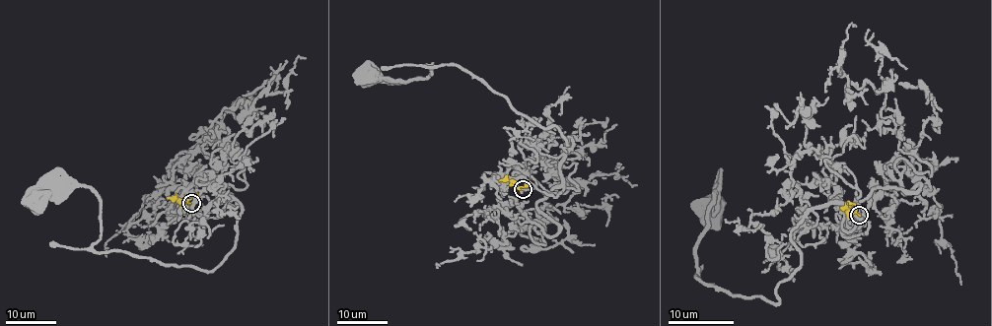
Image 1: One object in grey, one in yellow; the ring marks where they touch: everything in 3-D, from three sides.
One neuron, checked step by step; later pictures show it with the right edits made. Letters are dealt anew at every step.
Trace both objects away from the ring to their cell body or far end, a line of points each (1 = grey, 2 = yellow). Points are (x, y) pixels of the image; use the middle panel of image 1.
1: (523, 190), (536, 185), (528, 174), (562, 190), (573, 140), (456, 65), (396, 82), (369, 75)
2: (523, 190), (510, 181), (498, 182)

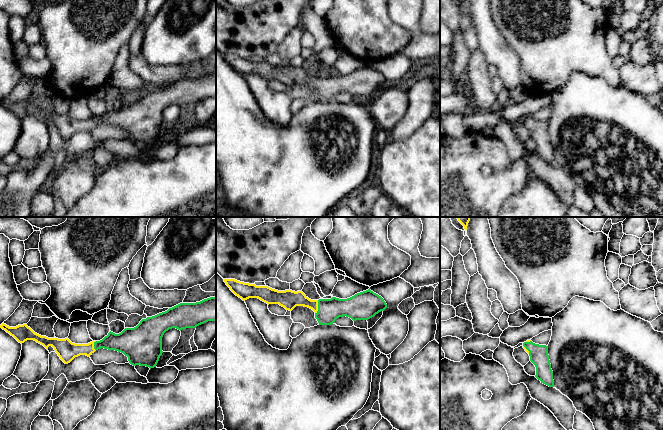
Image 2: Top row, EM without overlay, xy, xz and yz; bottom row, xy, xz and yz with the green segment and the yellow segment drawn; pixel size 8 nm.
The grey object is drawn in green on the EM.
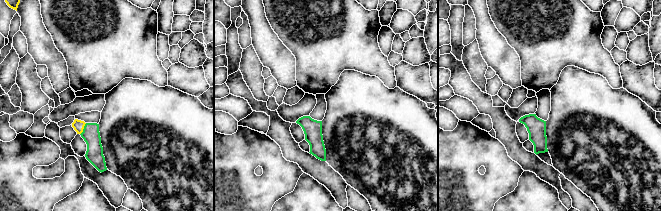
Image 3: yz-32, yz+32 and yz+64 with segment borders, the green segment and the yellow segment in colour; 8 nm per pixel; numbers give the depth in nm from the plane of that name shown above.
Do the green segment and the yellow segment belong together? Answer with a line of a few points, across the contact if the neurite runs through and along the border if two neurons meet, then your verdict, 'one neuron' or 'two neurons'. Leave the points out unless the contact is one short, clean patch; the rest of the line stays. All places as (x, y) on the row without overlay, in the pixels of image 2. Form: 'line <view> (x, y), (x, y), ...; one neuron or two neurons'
line xz (329, 86), (318, 83), (300, 75), (289, 75); one neuron

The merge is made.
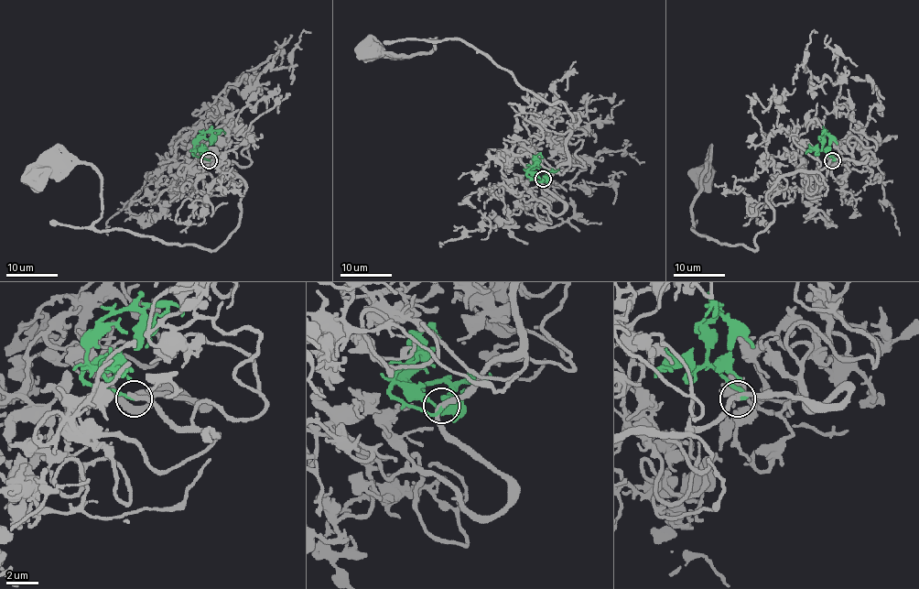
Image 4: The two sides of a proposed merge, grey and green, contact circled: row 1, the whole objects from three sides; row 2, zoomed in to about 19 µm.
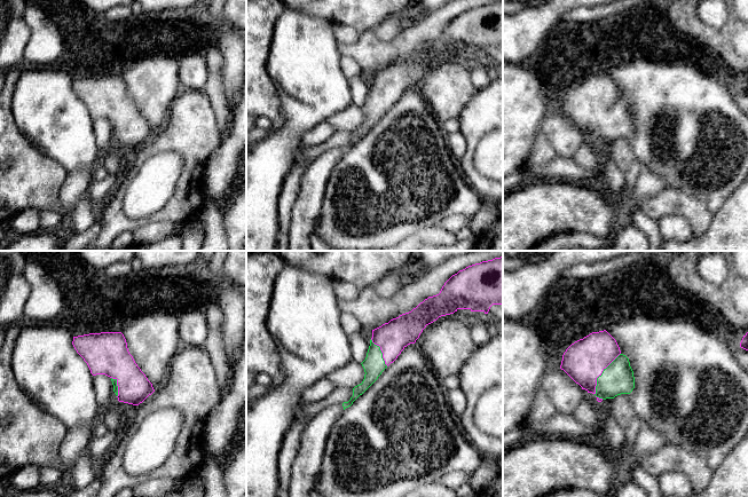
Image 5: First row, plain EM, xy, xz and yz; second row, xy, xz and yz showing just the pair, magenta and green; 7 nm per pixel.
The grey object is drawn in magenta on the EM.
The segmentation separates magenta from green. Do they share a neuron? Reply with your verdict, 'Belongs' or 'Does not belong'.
Belongs

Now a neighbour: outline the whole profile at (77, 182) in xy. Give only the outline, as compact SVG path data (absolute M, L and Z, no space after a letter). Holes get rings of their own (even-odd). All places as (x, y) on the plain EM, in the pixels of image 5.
M94 168L78 169L68 173L60 190L60 206L63 212L70 212L80 196L88 191L94 180Z

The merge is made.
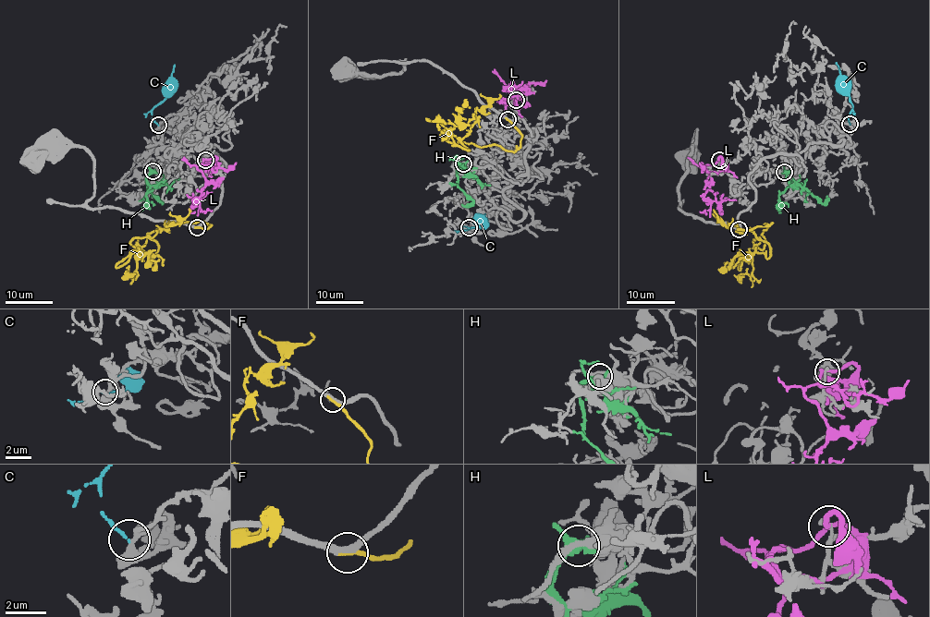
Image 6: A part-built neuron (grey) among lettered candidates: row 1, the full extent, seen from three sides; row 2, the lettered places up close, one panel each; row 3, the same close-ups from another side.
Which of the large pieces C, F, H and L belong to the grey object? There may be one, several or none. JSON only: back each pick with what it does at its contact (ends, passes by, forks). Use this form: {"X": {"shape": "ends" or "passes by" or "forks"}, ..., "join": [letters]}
{"F": {"shape": "ends"}, "join": ["F"]}

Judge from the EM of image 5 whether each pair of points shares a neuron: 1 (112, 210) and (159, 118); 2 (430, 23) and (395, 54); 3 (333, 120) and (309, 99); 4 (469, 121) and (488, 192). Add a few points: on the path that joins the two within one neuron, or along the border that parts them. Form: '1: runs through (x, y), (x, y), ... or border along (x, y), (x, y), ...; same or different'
1: border along (170, 110), (166, 123), (155, 134); different
2: runs through (422, 30), (403, 46); same
3: border along (352, 102), (325, 119); different
4: runs through (471, 139), (469, 172), (472, 175); same

